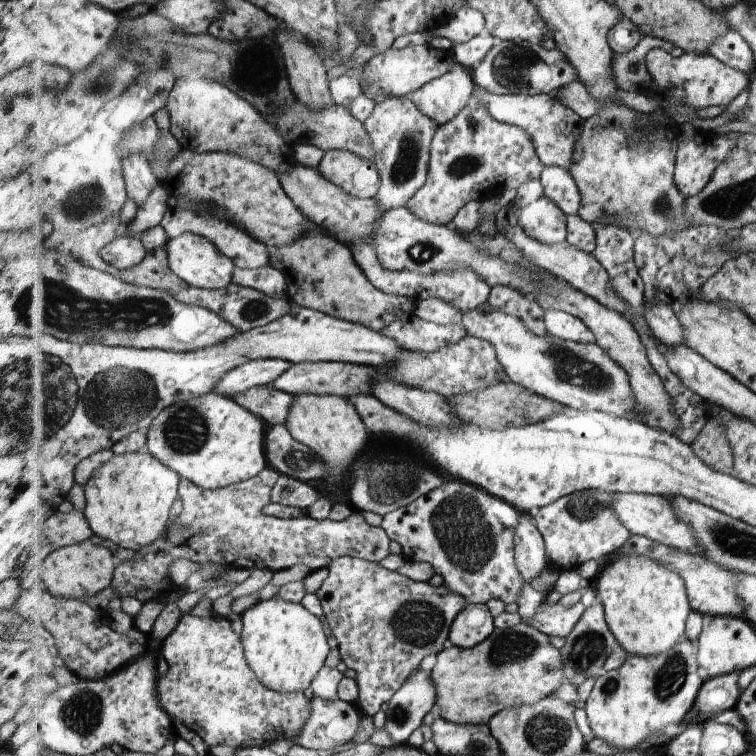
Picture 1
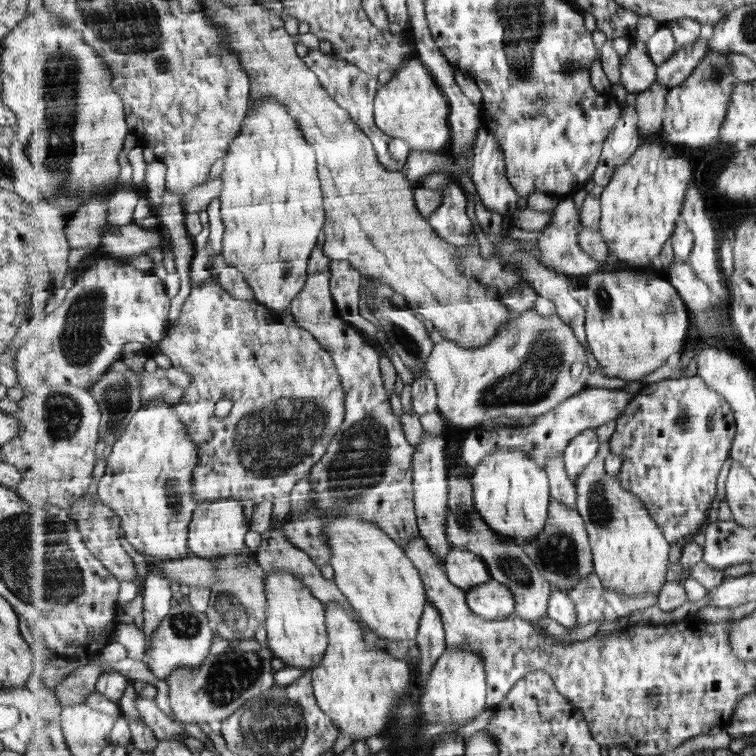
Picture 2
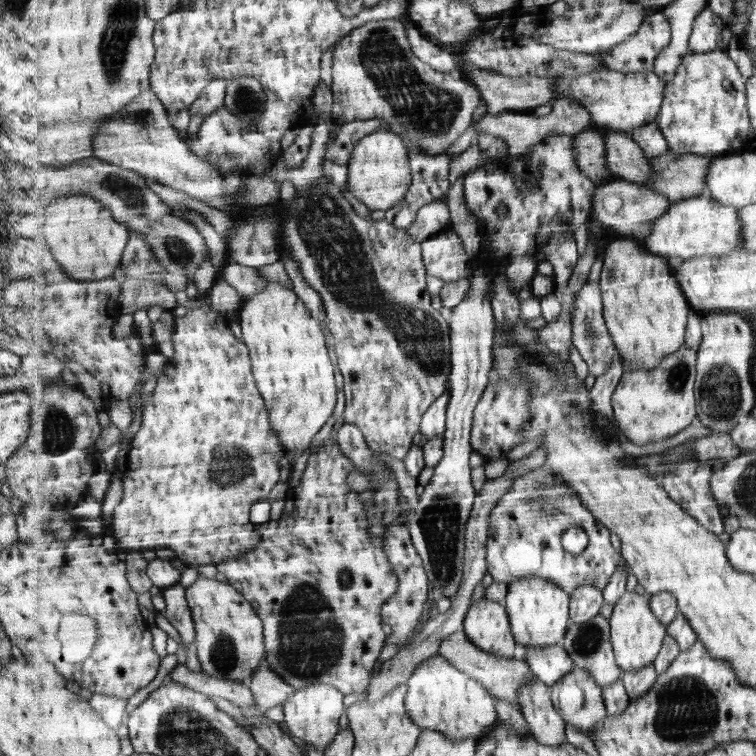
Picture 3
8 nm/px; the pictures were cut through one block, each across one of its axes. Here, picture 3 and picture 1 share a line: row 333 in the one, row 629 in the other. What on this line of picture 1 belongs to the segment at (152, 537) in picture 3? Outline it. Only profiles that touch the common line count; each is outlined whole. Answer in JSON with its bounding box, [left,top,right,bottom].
[157,614,313,747]

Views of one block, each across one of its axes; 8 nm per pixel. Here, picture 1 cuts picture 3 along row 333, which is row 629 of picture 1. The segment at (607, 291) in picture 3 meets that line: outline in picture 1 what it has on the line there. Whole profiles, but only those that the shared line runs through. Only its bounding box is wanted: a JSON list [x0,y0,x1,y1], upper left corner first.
[597,553,692,656]

